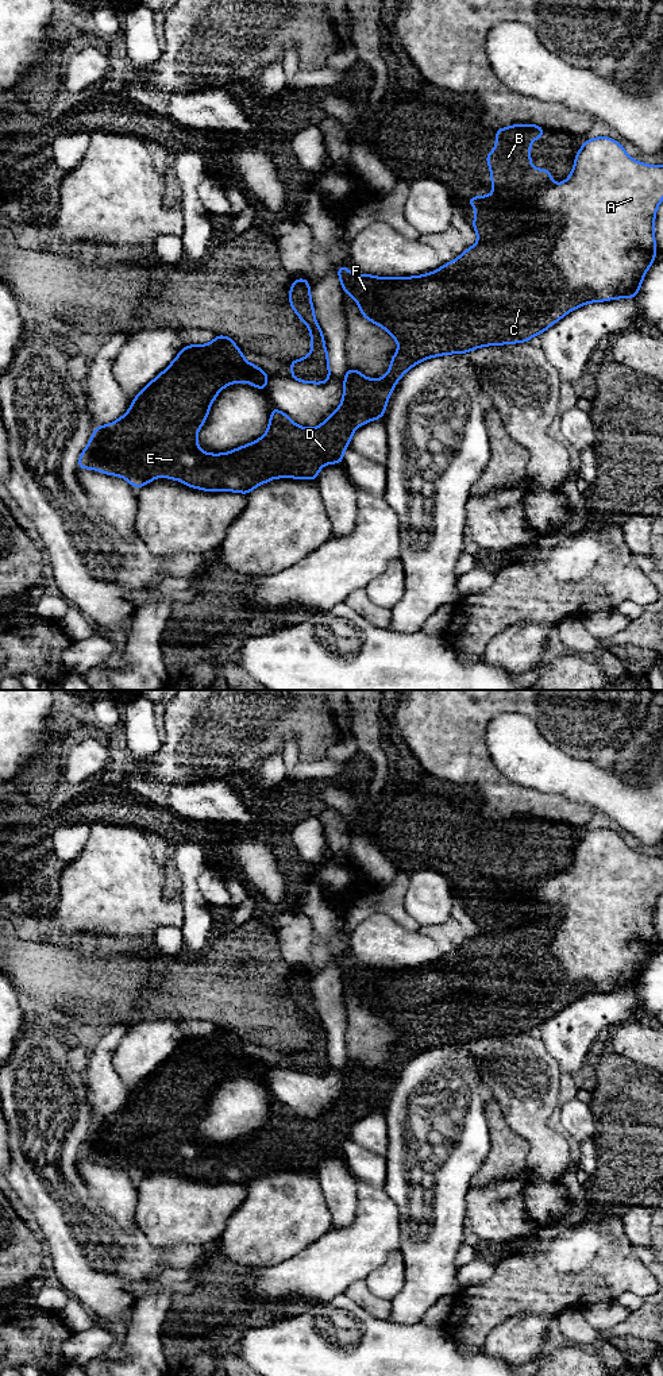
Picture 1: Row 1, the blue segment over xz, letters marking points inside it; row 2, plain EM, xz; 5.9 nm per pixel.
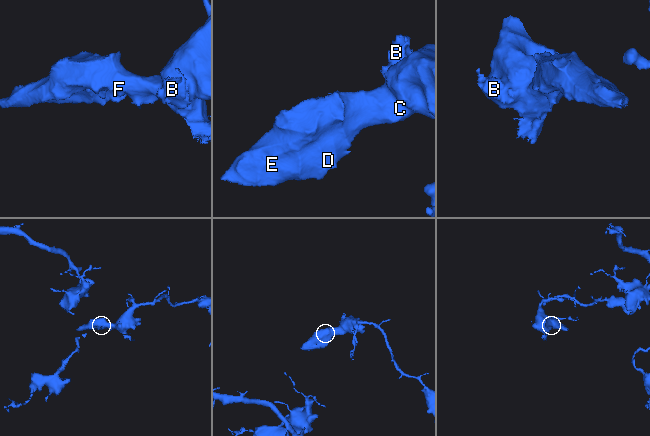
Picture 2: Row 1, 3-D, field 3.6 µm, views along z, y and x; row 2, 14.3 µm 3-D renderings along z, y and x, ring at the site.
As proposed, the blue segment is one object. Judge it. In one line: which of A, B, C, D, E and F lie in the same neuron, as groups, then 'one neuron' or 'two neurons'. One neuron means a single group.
A B C D E F; one neuron

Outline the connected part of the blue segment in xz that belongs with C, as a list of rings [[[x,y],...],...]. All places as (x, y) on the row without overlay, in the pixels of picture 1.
[[[514,816],[505,820],[496,820],[496,840],[492,844],[486,844],[486,855],[490,857],[490,872],[493,875],[492,887],[470,887],[469,897],[478,902],[477,907],[473,910],[471,917],[477,922],[478,934],[467,938],[466,943],[456,951],[444,955],[439,961],[415,968],[375,968],[369,965],[351,965],[347,960],[347,955],[336,959],[338,968],[343,979],[343,987],[346,984],[351,986],[354,993],[361,999],[361,1006],[369,1013],[386,1021],[398,1034],[398,1041],[390,1051],[389,1063],[381,1071],[366,1069],[356,1060],[348,1059],[343,1072],[343,1091],[342,1095],[334,1102],[334,1105],[323,1113],[316,1119],[304,1119],[292,1113],[292,1110],[277,1101],[275,1096],[271,1098],[270,1114],[267,1122],[258,1132],[235,1140],[224,1145],[207,1145],[197,1136],[197,1123],[205,1114],[209,1099],[217,1084],[226,1078],[235,1074],[248,1074],[259,1082],[267,1080],[267,1072],[270,1068],[261,1059],[248,1055],[240,1040],[236,1038],[235,1033],[226,1026],[216,1026],[215,1030],[208,1036],[190,1036],[184,1037],[176,1051],[151,1074],[149,1074],[134,1090],[127,1105],[111,1115],[96,1118],[92,1123],[92,1130],[78,1148],[77,1161],[95,1160],[99,1164],[126,1169],[134,1180],[143,1179],[149,1173],[154,1172],[157,1168],[165,1168],[167,1171],[178,1171],[186,1177],[205,1182],[205,1183],[238,1183],[247,1187],[253,1180],[263,1176],[274,1169],[297,1169],[297,1171],[311,1171],[317,1172],[319,1161],[327,1155],[343,1156],[343,1142],[350,1138],[350,1132],[355,1121],[367,1115],[371,1111],[379,1111],[386,1105],[386,1094],[389,1092],[393,1080],[398,1071],[415,1056],[433,1048],[448,1047],[448,1045],[467,1045],[474,1040],[485,1037],[501,1037],[510,1034],[528,1034],[532,1028],[541,1026],[547,1020],[559,1013],[568,1003],[589,995],[589,994],[605,994],[614,990],[632,990],[639,984],[647,961],[652,957],[656,949],[656,932],[654,928],[654,916],[656,901],[663,893],[663,857],[647,856],[632,851],[624,837],[609,828],[597,828],[593,830],[583,832],[582,839],[575,847],[574,859],[568,870],[559,876],[552,875],[552,864],[541,859],[535,862],[531,856],[531,832],[543,830],[544,818],[536,816]]]

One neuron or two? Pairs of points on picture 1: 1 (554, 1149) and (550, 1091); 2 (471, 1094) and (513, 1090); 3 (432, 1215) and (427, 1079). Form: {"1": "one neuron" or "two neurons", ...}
{"1": "one neuron", "2": "two neurons", "3": "one neuron"}

